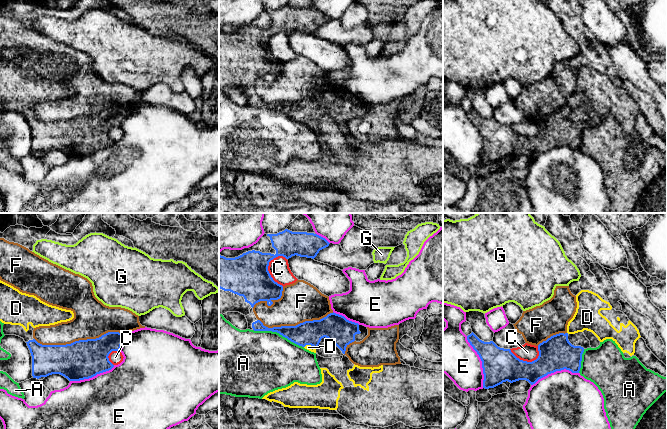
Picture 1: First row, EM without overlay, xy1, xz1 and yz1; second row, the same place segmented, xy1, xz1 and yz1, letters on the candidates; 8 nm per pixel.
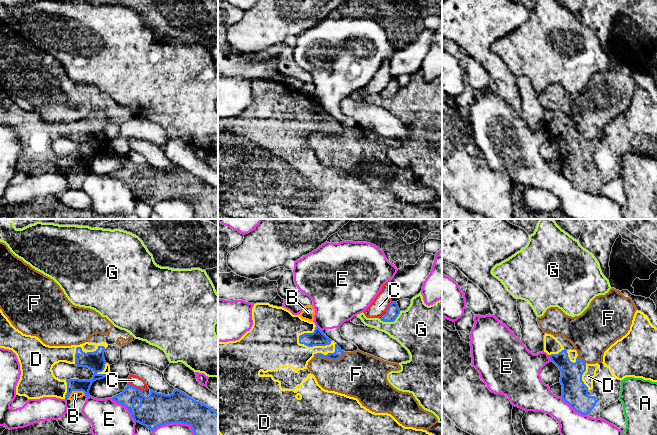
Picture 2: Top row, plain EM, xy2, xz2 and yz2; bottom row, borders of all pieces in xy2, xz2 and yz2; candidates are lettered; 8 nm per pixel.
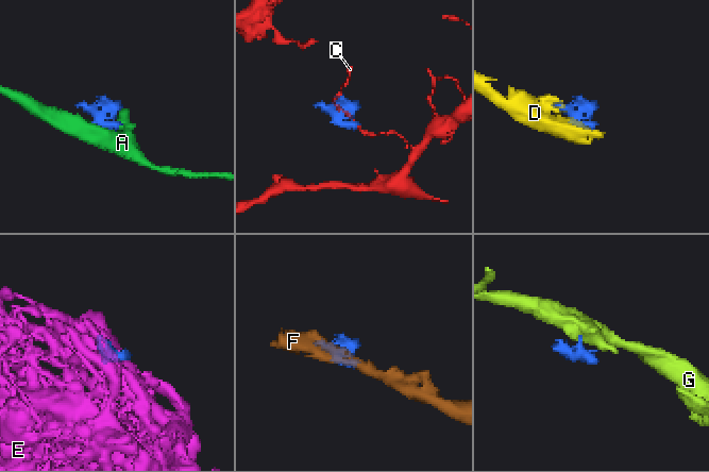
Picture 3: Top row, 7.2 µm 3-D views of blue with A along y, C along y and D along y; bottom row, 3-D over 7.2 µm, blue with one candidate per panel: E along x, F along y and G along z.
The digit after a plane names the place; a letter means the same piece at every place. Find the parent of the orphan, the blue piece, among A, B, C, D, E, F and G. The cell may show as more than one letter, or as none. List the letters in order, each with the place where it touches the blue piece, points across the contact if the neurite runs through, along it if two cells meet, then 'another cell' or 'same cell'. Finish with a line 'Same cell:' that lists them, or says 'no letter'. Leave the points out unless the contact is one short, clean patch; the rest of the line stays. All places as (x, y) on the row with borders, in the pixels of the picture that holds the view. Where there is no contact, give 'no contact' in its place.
A: contact xz1 (278, 332); another cell
B: contact xy2 (75, 390); border xy2 (85, 393), (73, 391), (67, 398); another cell
C: contact xz1 (268, 271); another cell
D: contact xz2 (312, 346); same cell
E: contact yz1 (482, 362); another cell
F: contact xy1 (79, 340); another cell
G: contact xz2 (391, 321); border xz2 (400, 311), (393, 321), (380, 320); another cell
Same cell: D

